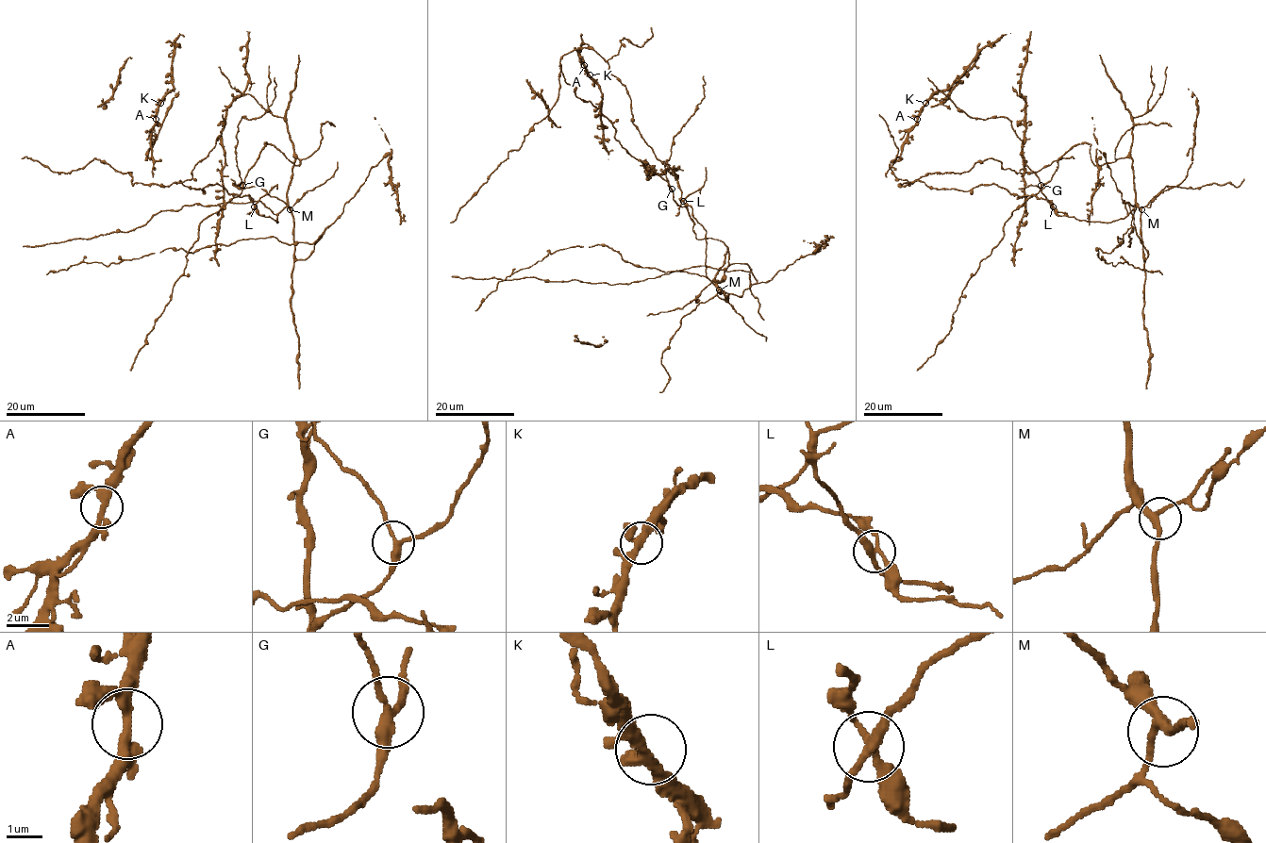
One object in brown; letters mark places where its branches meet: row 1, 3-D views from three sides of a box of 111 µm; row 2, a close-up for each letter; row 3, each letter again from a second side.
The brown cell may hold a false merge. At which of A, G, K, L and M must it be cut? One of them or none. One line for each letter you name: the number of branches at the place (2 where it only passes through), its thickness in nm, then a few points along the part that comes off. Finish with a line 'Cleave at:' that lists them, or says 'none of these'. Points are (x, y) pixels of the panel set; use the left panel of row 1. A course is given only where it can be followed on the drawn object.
L: 4 branches meet; 260 nm thick; foreign part runs (255, 206), (274, 186), (277, 186), (276, 189)
Cleave at: L

